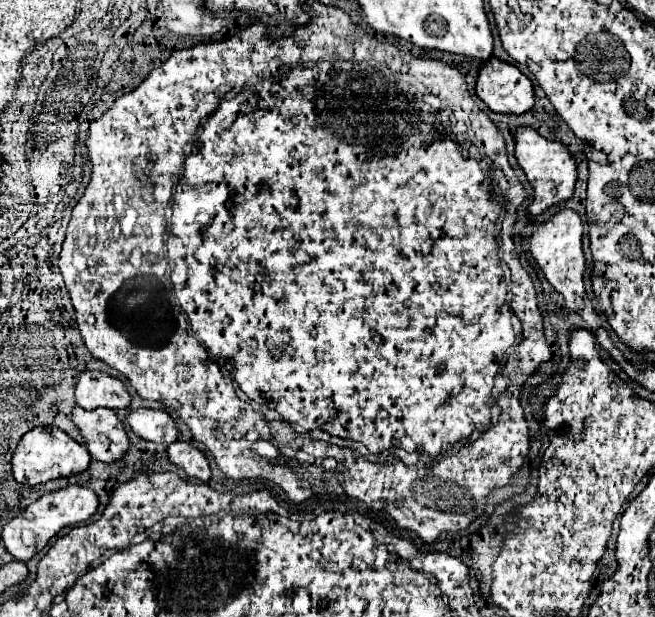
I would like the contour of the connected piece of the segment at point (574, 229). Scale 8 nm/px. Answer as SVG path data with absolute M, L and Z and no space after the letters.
M563 209L557 215L551 217L551 221L547 221L533 237L531 237L531 253L535 257L535 261L539 263L539 267L543 269L547 281L553 285L553 289L557 293L563 295L567 309L579 313L585 323L589 325L591 331L597 333L597 329L601 329L601 319L595 313L591 299L585 293L585 285L583 285L583 273L585 273L585 253L583 253L583 225L581 219L575 211L571 209Z

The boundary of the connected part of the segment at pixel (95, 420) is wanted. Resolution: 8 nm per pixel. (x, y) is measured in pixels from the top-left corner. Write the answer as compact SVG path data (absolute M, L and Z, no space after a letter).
M73 409L73 423L81 429L93 459L113 463L129 451L129 437L113 409Z

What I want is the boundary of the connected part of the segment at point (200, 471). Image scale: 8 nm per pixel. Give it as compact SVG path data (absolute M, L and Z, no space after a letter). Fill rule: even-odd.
M175 441L175 443L169 445L167 453L169 453L171 463L181 467L189 477L197 477L203 483L207 483L211 479L209 461L197 447L193 447L185 441Z

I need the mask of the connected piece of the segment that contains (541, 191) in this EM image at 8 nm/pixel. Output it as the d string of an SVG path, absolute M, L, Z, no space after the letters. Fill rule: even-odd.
M519 127L515 135L515 157L517 157L519 167L525 171L529 183L535 189L535 199L529 207L531 215L541 215L553 205L561 201L569 201L573 197L575 181L577 181L577 165L563 143L549 141L531 127Z

